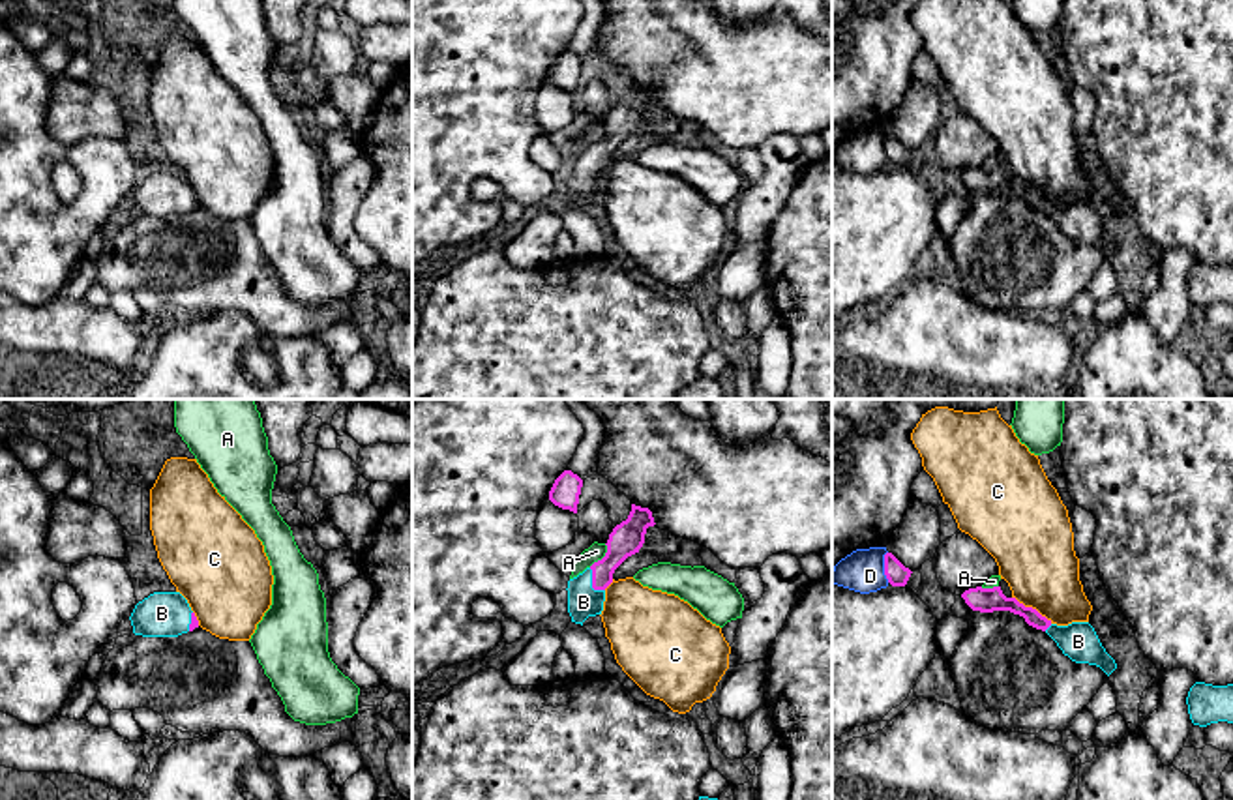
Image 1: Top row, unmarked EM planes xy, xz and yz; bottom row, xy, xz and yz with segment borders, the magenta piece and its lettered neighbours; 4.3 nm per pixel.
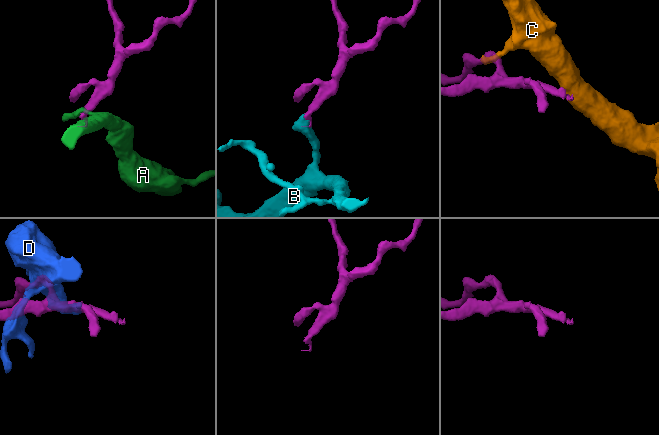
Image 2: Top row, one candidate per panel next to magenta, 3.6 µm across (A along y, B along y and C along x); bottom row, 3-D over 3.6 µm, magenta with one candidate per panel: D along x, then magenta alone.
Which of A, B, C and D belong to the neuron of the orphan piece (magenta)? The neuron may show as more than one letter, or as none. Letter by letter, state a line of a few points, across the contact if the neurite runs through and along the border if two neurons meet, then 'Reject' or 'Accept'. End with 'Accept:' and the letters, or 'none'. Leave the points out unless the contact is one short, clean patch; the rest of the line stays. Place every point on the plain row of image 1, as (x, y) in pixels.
A: Line: xz (606, 124), (606, 133), (589, 147). Reject
B: Line: xz (626, 118), (593, 163), (583, 182). Accept
C: Line: yz (1012, 177), (1035, 188), (1052, 203). Reject
D: Line: yz (887, 132), (885, 158), (889, 162). Reject
Accept: B

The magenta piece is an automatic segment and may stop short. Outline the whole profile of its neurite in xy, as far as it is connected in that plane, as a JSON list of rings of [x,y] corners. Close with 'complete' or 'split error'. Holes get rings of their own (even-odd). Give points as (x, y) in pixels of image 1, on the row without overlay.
[[[154,172],[139,182],[129,197],[133,214],[178,217],[199,208],[199,200],[180,172]]]; split error

